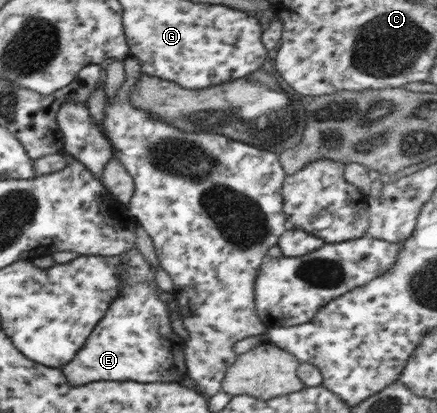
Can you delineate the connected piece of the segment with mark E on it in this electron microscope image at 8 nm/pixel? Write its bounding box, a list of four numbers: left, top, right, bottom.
[60,247,187,385]

